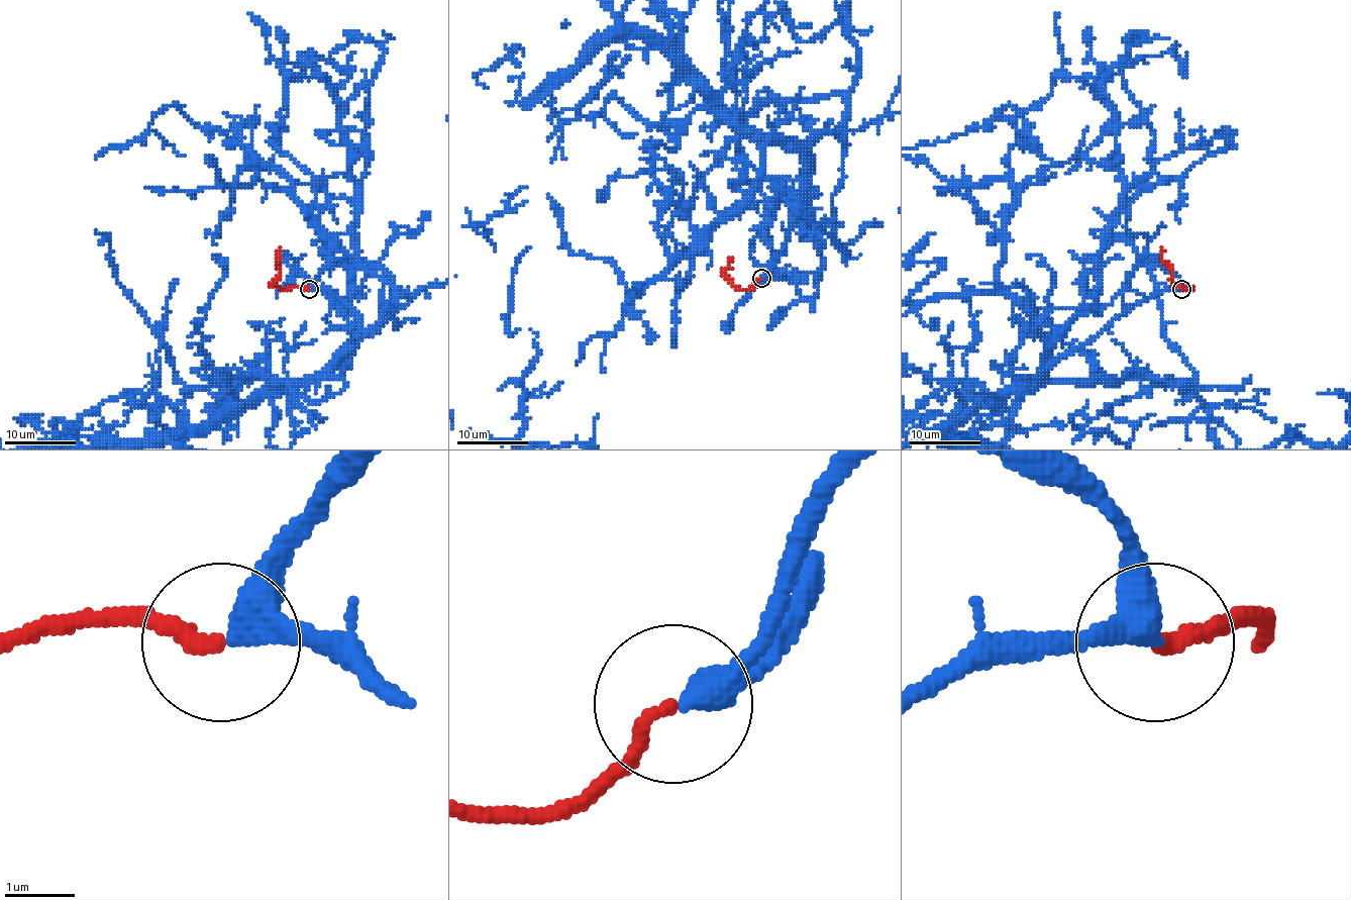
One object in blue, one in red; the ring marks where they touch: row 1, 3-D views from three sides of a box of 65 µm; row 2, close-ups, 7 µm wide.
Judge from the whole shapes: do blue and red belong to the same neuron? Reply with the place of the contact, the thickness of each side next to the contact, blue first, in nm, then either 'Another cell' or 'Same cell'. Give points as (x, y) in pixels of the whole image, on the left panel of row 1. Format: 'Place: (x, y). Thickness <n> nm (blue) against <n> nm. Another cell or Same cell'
Place: (309, 289). Thickness 360 nm (blue) against 200 nm. Same cell

